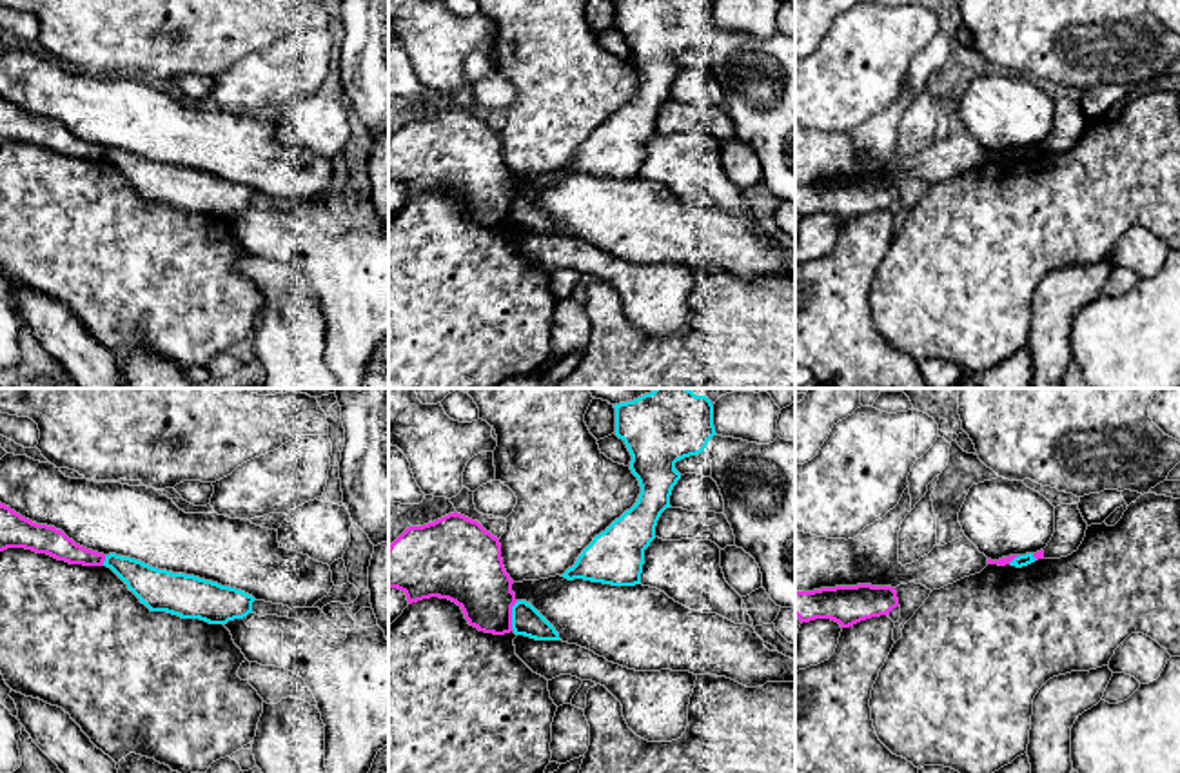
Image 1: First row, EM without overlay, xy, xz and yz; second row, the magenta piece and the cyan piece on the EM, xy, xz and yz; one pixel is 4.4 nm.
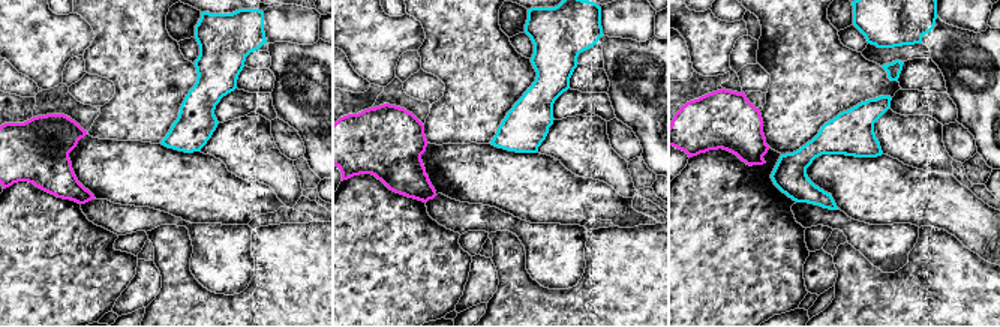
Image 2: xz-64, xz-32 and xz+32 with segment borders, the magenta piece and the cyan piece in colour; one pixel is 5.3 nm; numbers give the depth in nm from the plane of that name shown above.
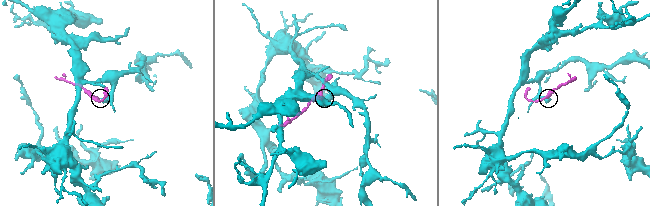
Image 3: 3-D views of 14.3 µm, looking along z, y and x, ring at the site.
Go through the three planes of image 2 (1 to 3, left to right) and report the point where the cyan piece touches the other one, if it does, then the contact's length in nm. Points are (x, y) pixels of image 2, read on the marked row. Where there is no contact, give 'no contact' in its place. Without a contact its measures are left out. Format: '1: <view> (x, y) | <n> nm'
1: no contact
2: no contact
3: no contact

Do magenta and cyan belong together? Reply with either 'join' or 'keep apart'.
keep apart

